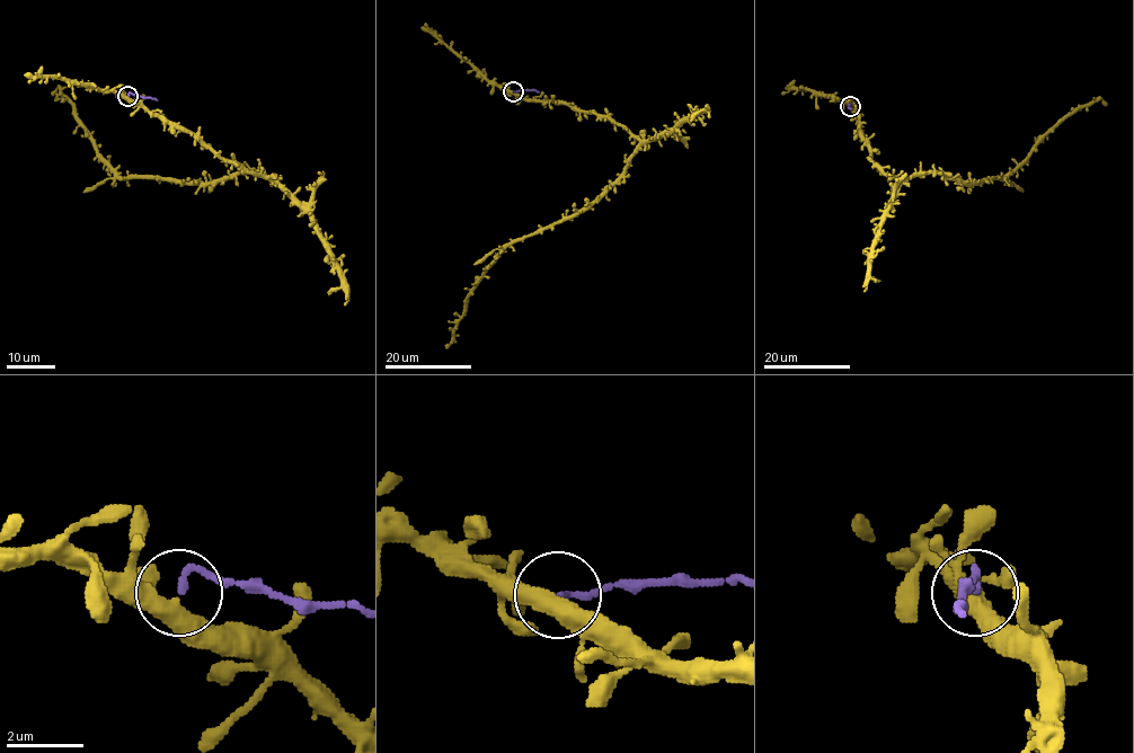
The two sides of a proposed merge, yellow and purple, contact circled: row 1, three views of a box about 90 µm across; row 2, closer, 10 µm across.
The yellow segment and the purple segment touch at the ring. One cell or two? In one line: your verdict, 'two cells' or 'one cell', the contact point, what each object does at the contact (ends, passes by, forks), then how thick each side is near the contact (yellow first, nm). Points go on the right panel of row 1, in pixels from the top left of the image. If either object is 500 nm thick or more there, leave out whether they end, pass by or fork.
two cells | (850, 106) | yellow passes by | purple ends | 440/180 nm

